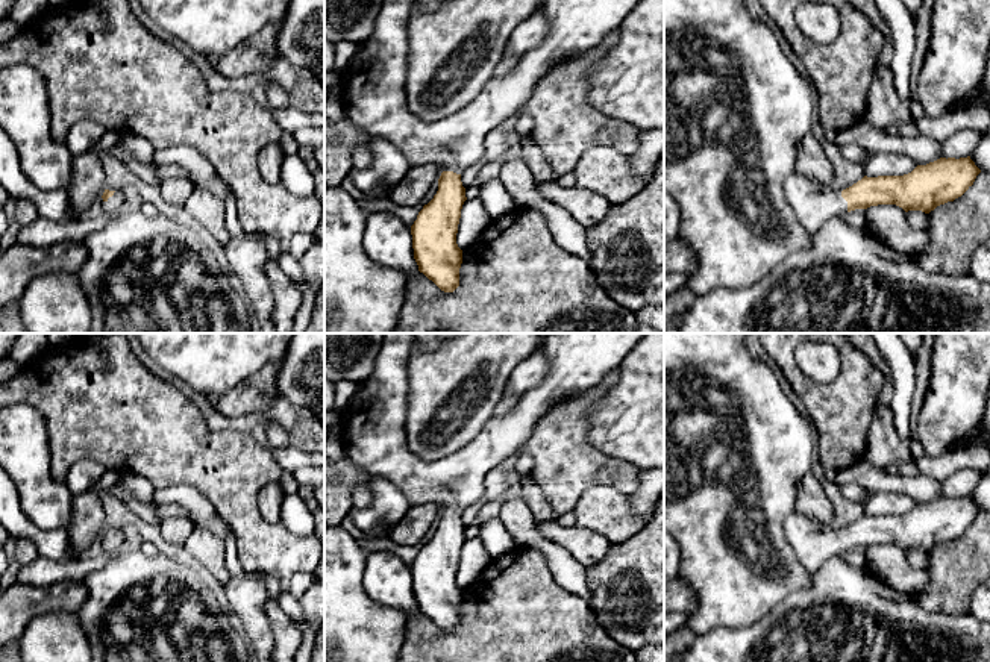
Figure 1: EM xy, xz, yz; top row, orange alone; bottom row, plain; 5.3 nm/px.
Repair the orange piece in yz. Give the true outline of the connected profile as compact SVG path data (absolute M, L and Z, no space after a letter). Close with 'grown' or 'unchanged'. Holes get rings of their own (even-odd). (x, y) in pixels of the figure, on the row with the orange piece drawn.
M970 156L940 158L917 165L904 176L864 176L852 186L834 191L820 180L794 171L784 180L784 194L799 224L814 233L829 218L878 205L929 214L961 197L979 173Z; grown

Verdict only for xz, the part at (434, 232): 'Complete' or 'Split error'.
Split error

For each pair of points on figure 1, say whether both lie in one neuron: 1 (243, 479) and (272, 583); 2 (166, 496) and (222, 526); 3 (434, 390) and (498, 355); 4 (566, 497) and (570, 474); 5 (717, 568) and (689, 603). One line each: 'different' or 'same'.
1: different
2: same
3: same
4: same
5: different

